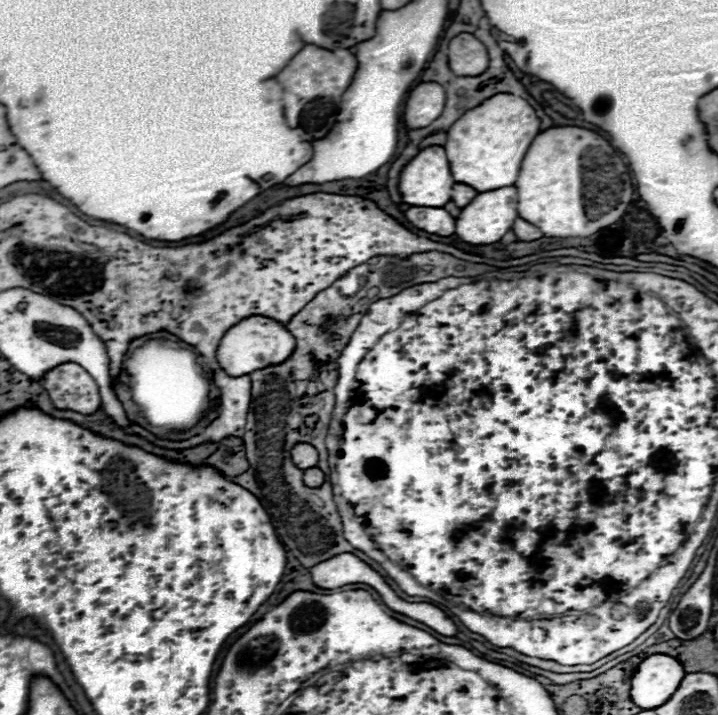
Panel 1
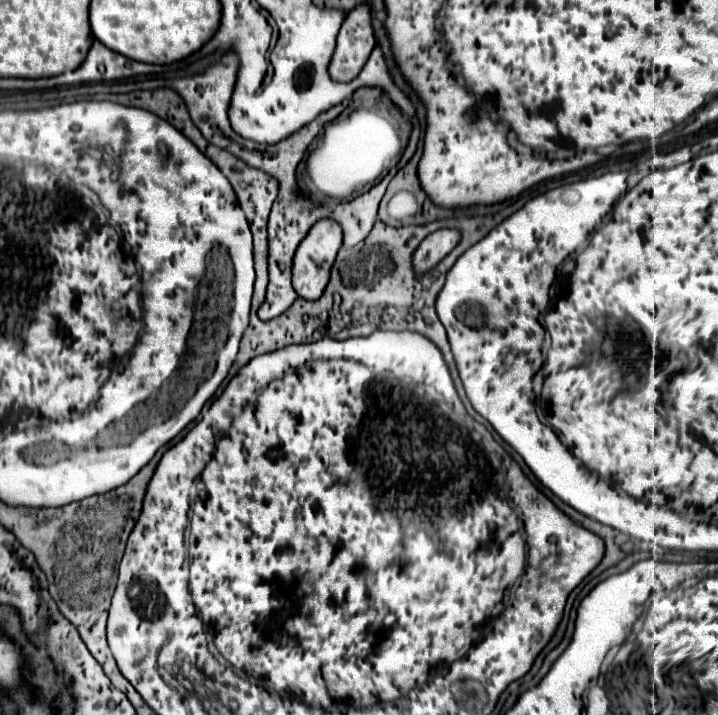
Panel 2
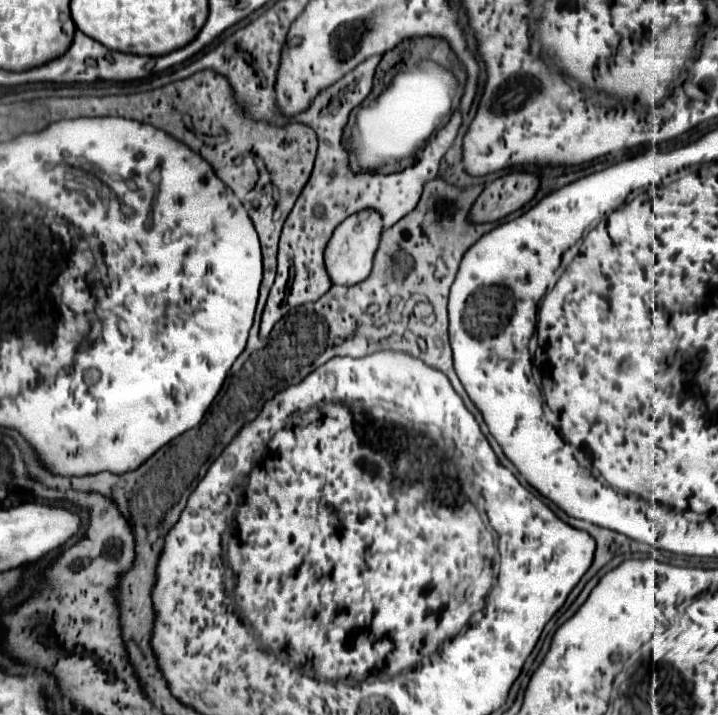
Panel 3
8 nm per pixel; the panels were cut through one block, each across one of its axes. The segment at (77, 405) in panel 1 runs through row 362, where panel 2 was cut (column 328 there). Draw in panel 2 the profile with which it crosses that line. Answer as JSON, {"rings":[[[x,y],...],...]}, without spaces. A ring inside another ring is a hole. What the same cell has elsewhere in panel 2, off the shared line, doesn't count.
{"rings":[[[358,6],[346,16],[338,32],[334,56],[328,68],[330,78],[336,82],[354,80],[364,68],[374,46],[376,40],[370,26],[370,10],[368,6]]]}

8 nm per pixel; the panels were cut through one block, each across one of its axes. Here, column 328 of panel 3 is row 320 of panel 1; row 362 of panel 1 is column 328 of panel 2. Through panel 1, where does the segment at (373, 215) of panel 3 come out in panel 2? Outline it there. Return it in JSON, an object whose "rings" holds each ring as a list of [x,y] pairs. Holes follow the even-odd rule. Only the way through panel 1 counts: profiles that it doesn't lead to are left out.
{"rings":[[[324,218],[324,220],[318,220],[310,228],[306,238],[298,246],[298,252],[294,254],[294,264],[292,264],[292,284],[300,298],[318,300],[322,296],[322,292],[330,280],[330,268],[332,268],[334,258],[340,248],[342,248],[342,228],[334,220]]]}

